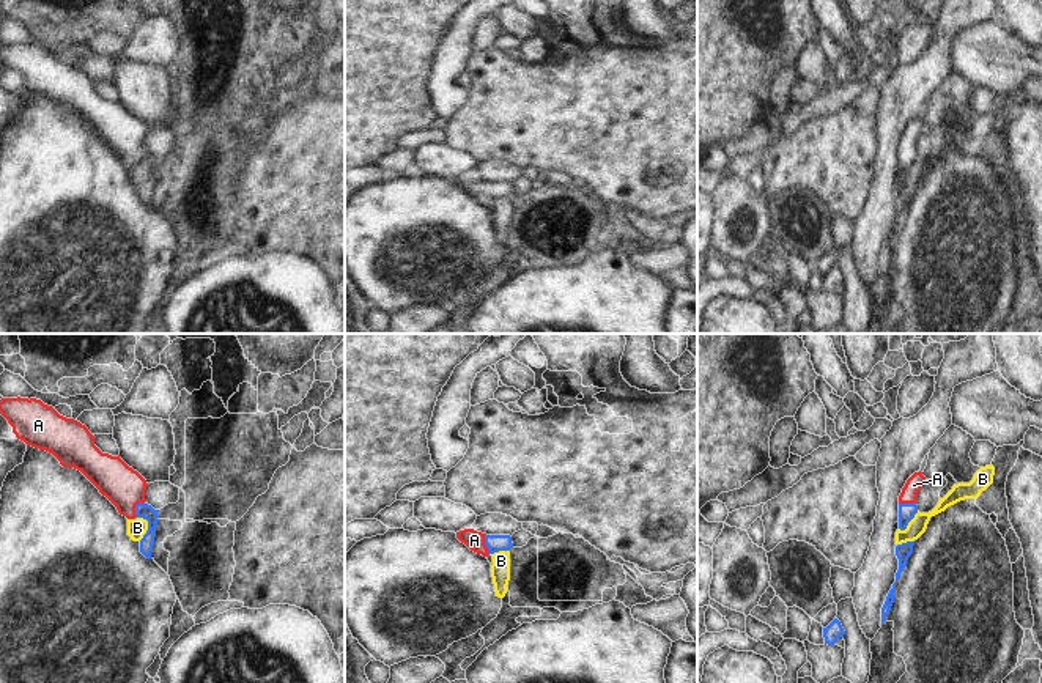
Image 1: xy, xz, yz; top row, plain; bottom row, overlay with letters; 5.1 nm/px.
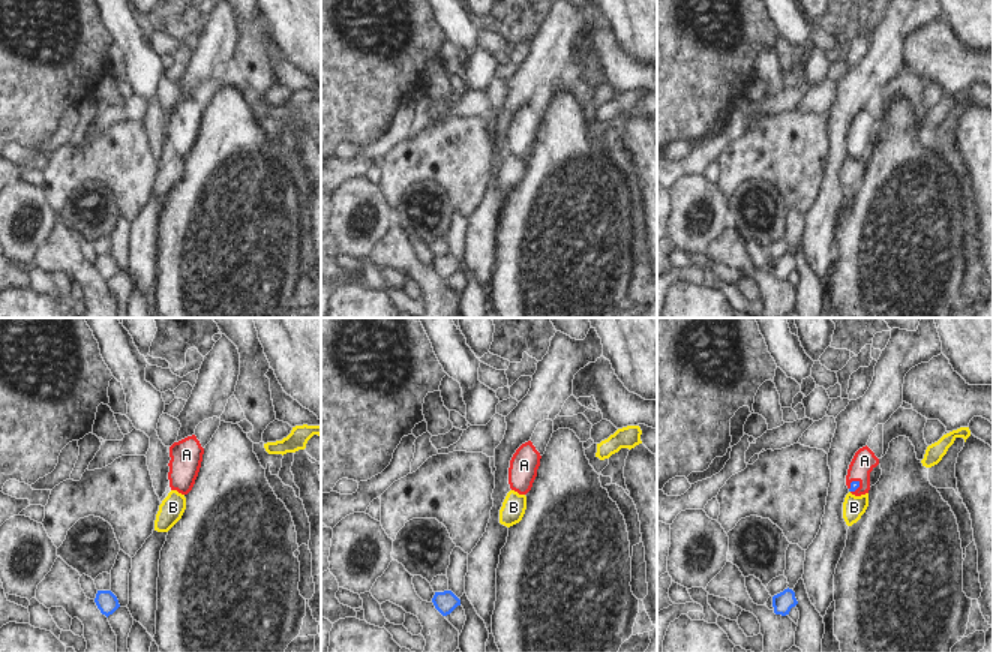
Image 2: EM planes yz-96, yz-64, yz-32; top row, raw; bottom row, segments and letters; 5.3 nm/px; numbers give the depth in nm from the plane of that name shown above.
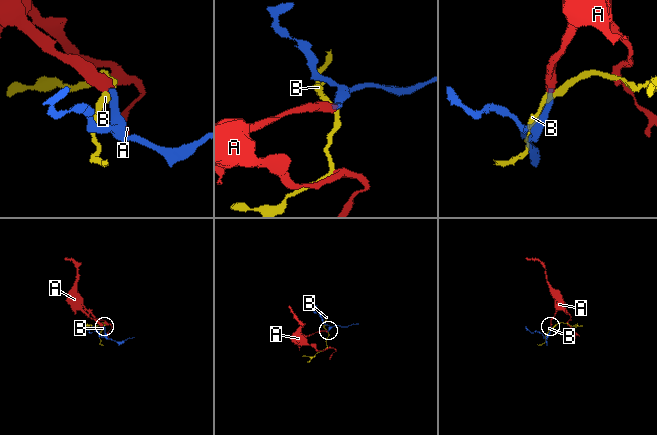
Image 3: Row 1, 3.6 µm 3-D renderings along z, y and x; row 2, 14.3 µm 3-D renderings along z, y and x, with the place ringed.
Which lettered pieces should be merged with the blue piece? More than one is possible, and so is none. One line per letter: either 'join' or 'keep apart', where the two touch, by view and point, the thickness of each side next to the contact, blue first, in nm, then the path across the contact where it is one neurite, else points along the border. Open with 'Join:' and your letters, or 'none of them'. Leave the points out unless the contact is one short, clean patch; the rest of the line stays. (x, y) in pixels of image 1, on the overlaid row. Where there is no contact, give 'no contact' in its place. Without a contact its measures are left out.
Join: A
A: join | xy (136, 507) | 80/200 nm | across xy (142, 510), (136, 507), (121, 485)
B: keep apart | xy (148, 529) | 80/100 nm | along xy (142, 516), (147, 521), (147, 532), (139, 540)

